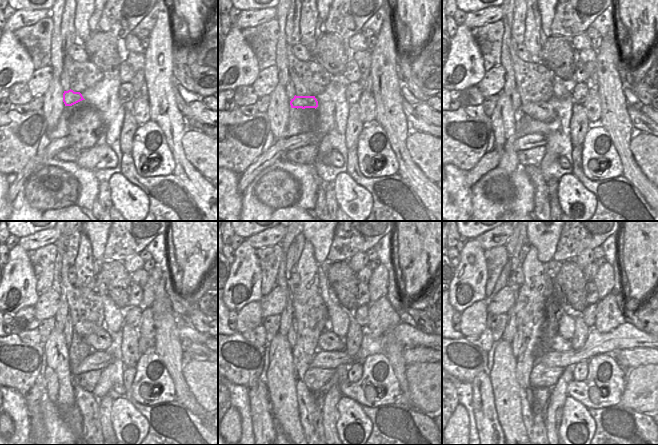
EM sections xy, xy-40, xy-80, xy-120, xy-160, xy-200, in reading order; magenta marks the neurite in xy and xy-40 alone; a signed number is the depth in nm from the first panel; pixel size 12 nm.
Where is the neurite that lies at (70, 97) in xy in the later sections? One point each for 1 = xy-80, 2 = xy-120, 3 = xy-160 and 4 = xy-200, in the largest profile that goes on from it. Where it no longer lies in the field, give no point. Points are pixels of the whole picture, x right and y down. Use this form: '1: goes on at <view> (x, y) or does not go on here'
1: goes on at xy-80 (542, 111)
2: goes on at xy-120 (100, 340)
3: goes on at xy-160 (328, 341)
4: goes on at xy-200 (552, 341)

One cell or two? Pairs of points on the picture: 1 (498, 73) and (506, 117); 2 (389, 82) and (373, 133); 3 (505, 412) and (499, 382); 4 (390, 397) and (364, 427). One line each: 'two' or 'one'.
1: two
2: two
3: one
4: two

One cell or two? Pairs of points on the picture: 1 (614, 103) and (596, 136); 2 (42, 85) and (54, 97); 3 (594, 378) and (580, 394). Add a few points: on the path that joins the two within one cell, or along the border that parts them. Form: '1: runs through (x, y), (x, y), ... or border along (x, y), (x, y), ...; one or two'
1: border along (599, 120), (614, 146); two
2: border along (53, 78), (43, 96); two
3: runs through (590, 381), (581, 390); one

